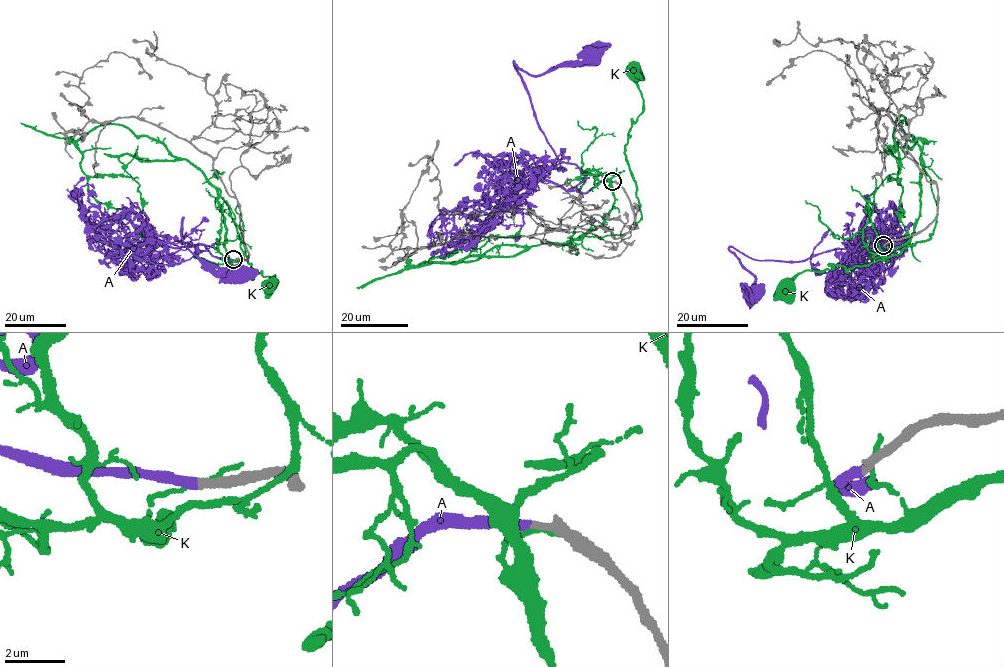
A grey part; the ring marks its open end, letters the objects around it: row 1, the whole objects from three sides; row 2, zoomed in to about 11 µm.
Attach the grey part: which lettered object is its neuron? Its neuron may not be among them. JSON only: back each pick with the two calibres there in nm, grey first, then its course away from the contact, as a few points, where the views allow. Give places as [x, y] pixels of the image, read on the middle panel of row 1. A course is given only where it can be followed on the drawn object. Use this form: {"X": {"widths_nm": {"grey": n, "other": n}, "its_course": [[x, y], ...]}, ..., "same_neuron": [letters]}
{"A": {"widths_nm": {"grey": 280, "other": 320}, "its_course": [[612, 181], [587, 192], [573, 188], [588, 177], [549, 145], [513, 61], [532, 75], [585, 65], [594, 55]]}, "same_neuron": ["A"]}

